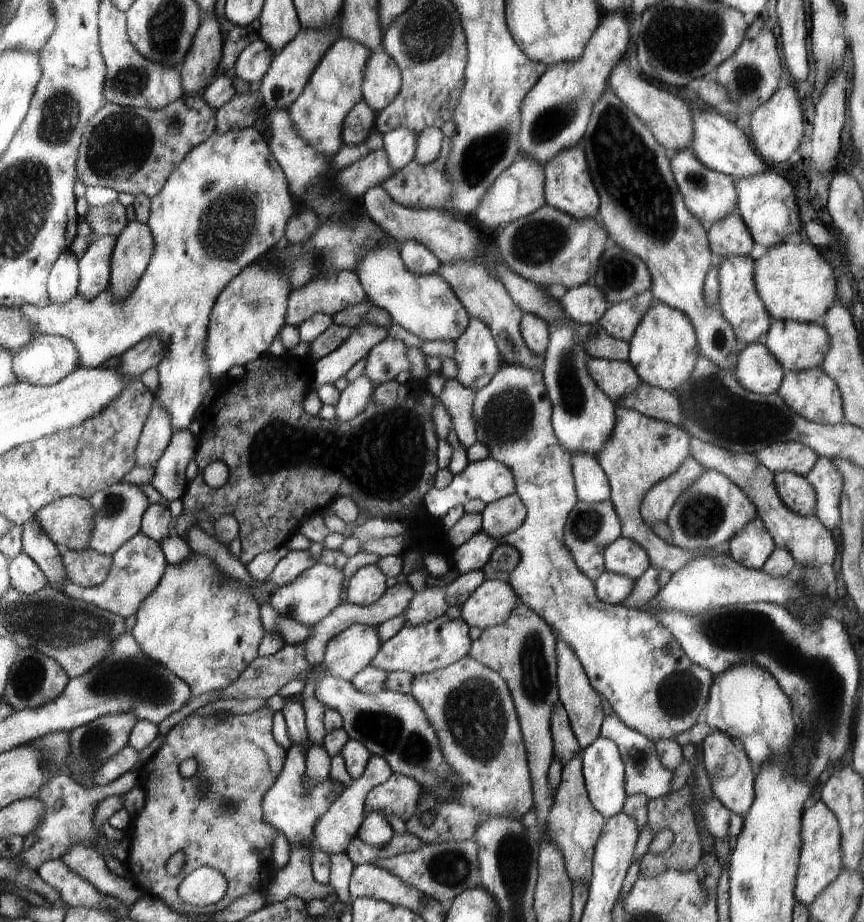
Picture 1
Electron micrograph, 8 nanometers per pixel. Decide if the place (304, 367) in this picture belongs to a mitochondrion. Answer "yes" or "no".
no

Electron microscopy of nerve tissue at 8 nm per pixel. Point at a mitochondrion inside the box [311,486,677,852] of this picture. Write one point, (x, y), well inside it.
(387, 729)

